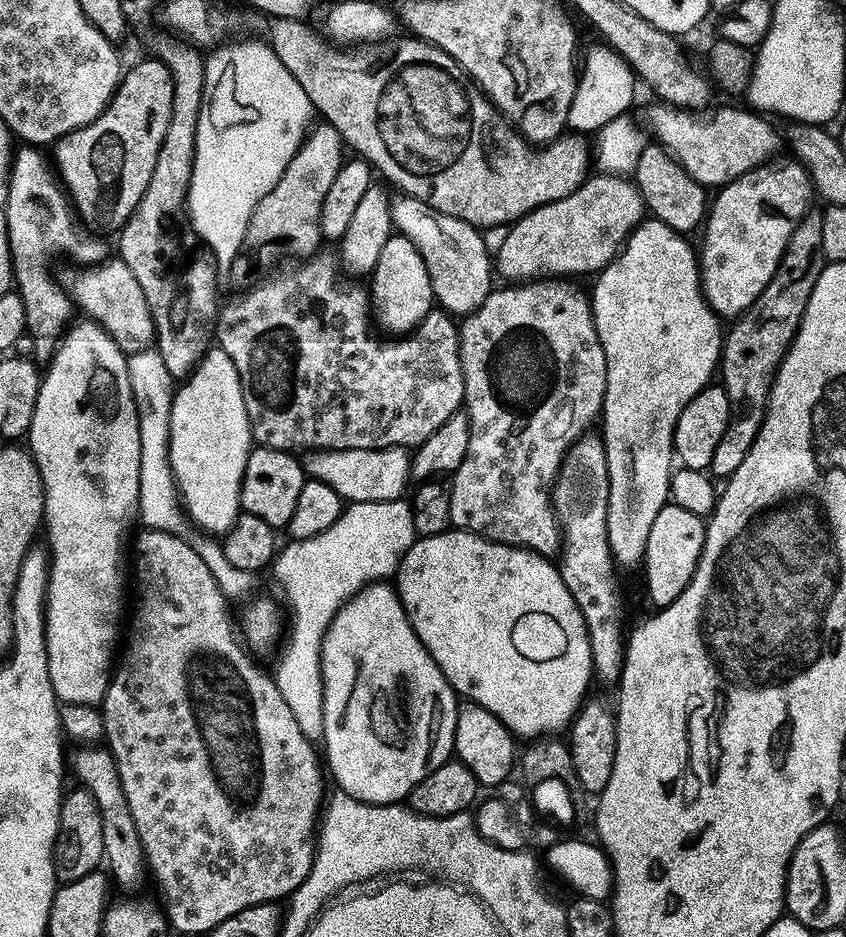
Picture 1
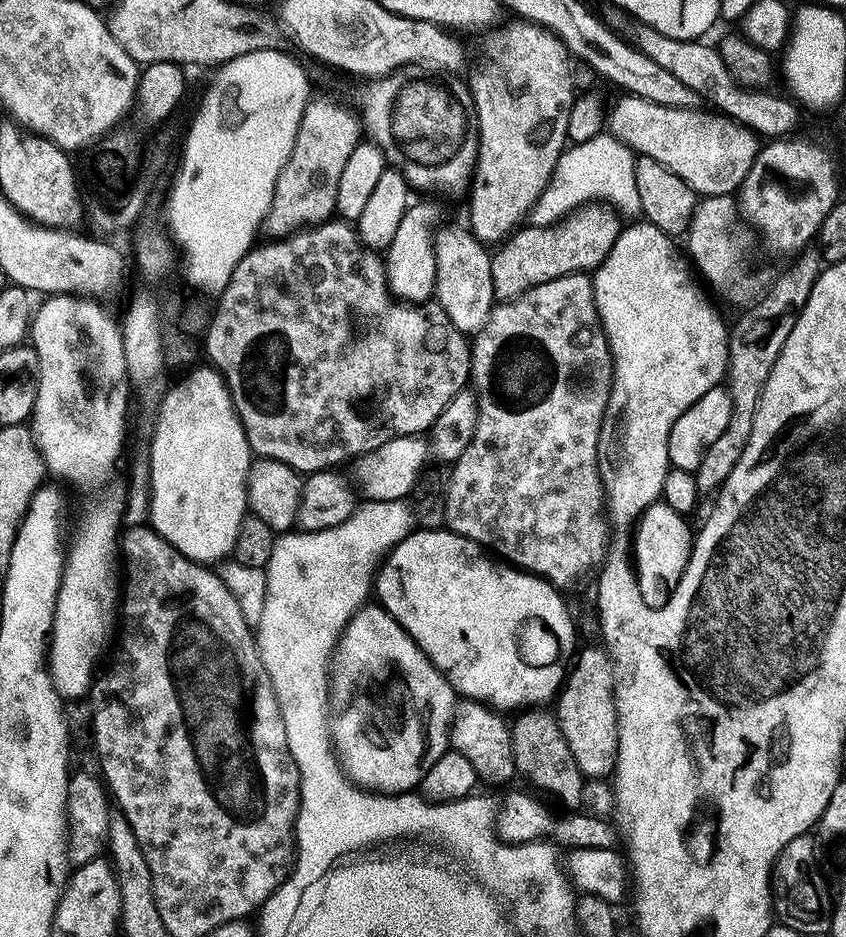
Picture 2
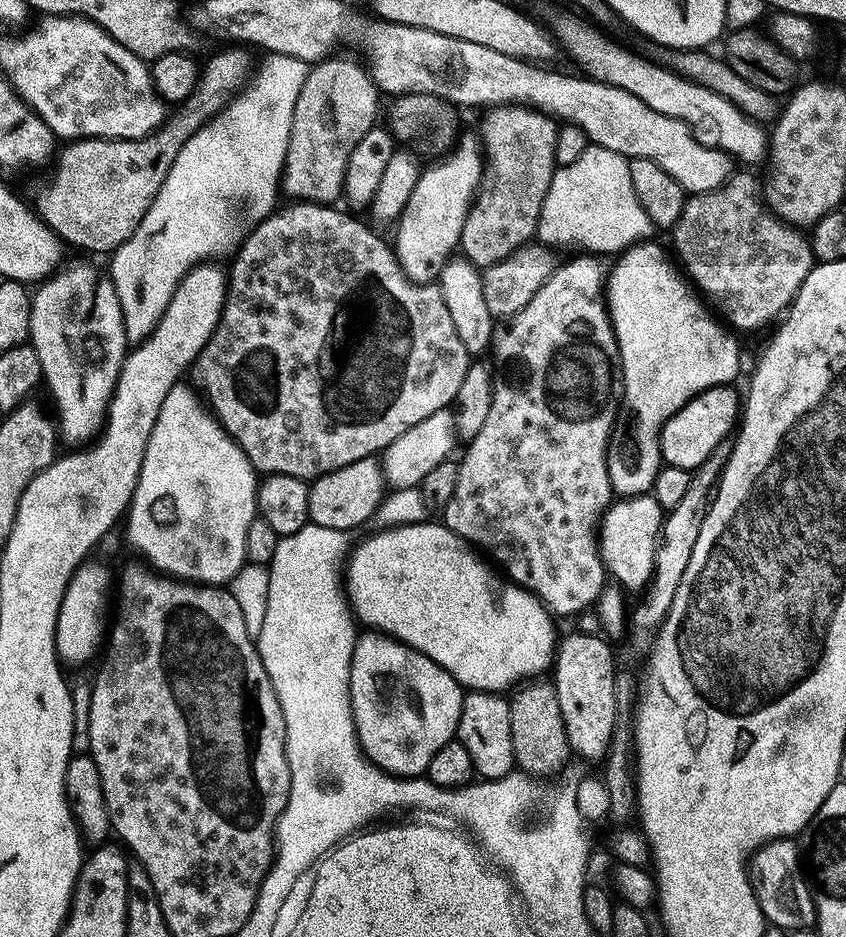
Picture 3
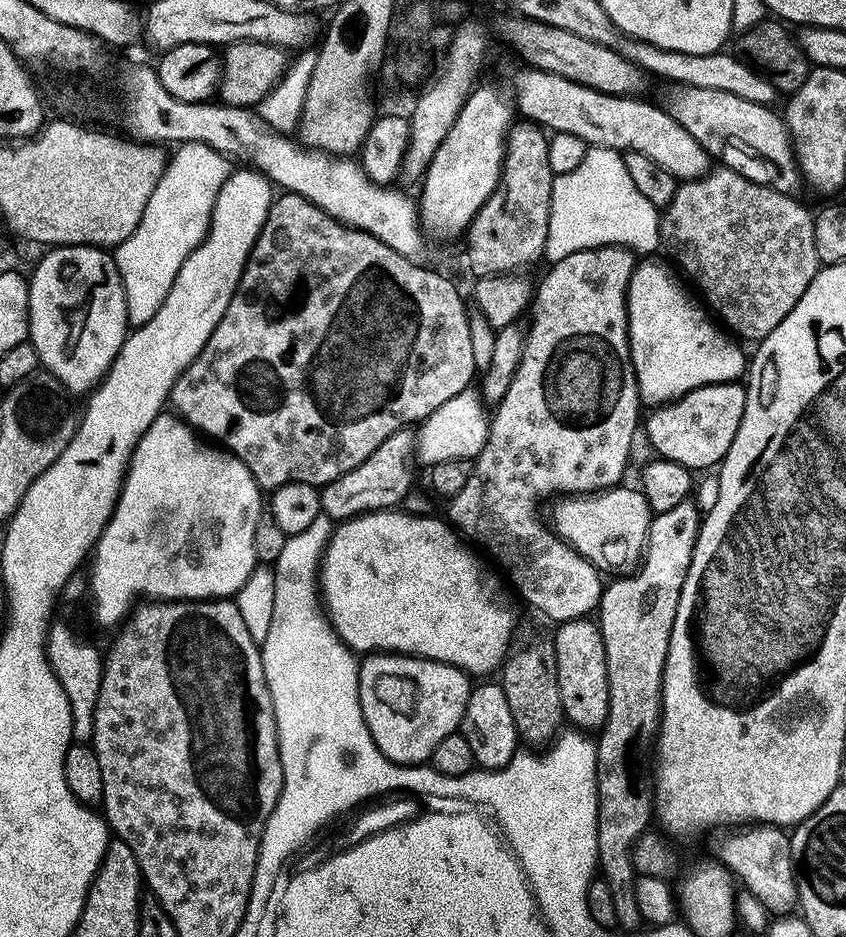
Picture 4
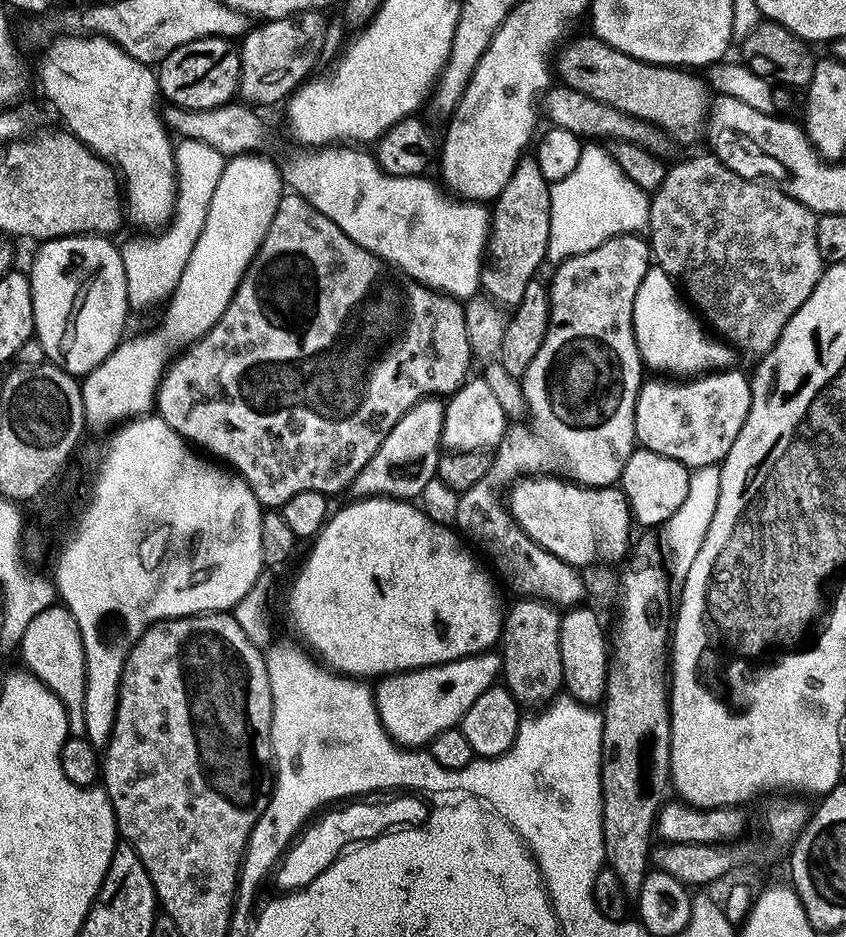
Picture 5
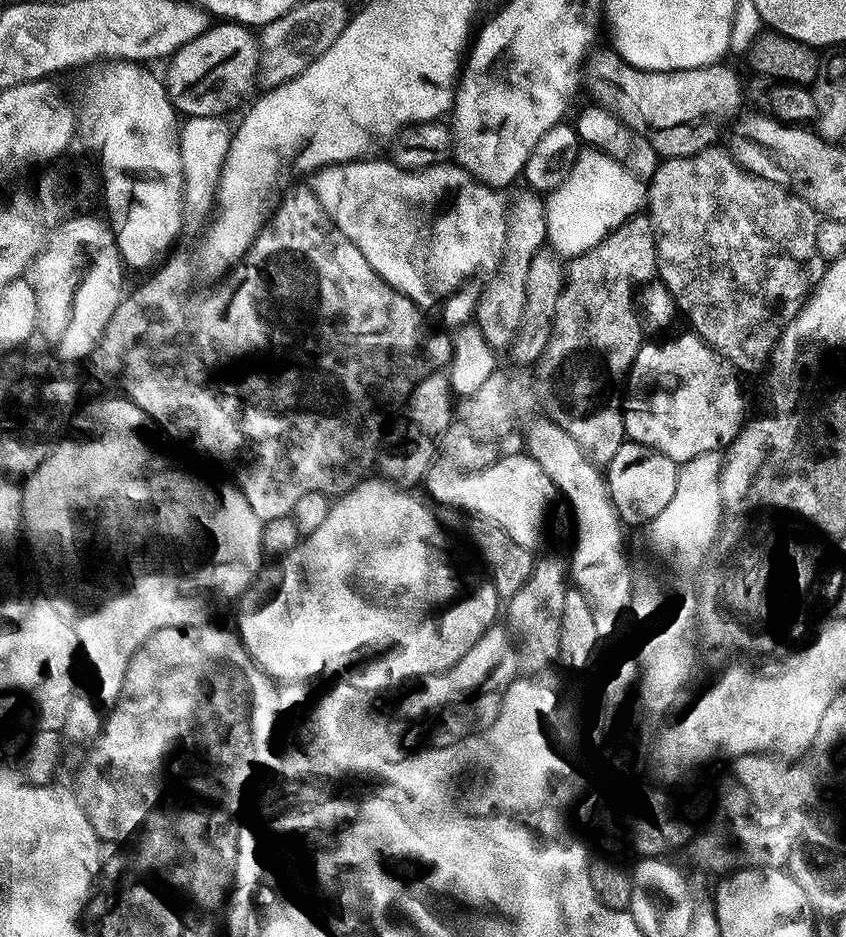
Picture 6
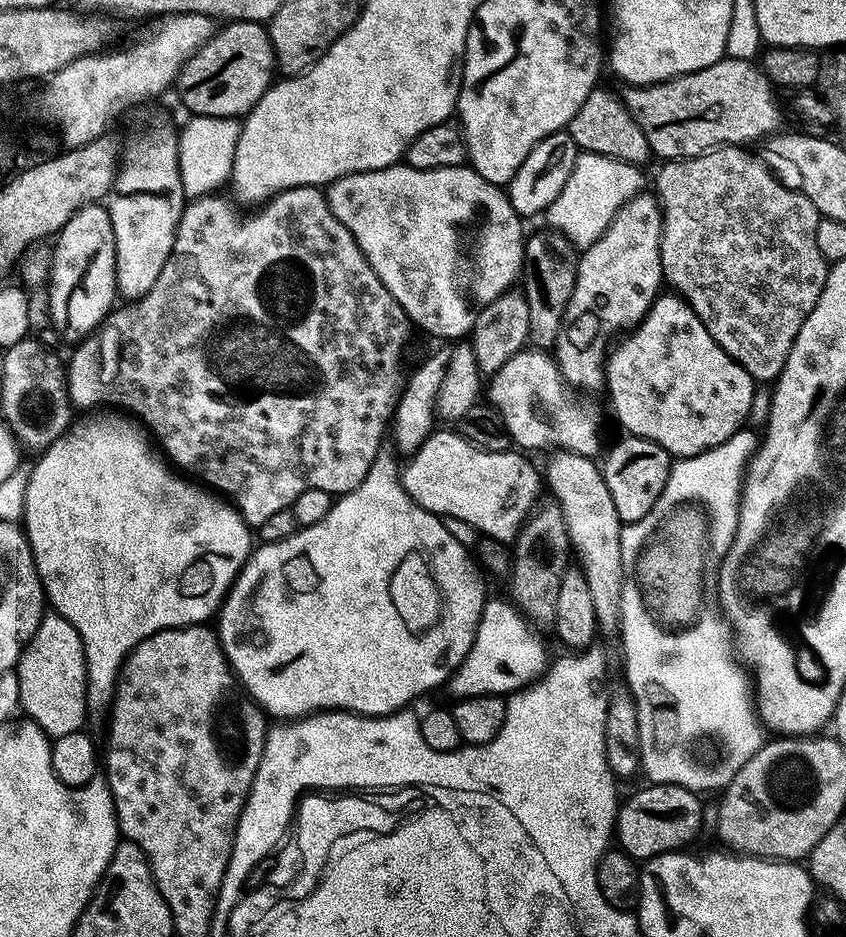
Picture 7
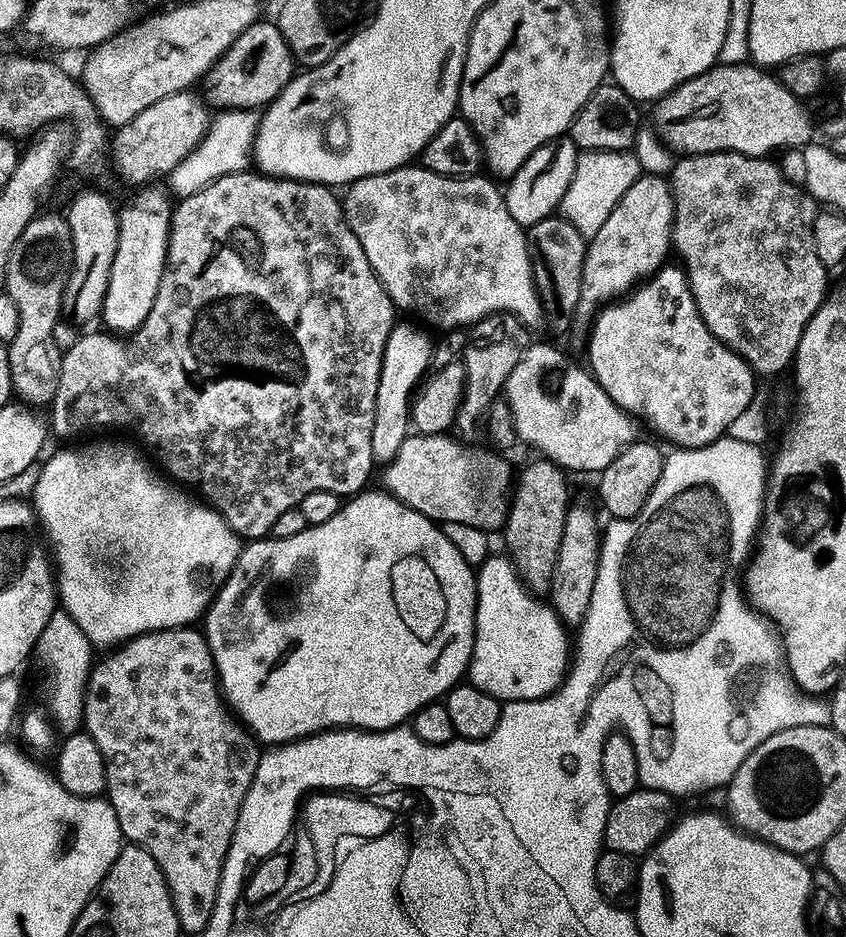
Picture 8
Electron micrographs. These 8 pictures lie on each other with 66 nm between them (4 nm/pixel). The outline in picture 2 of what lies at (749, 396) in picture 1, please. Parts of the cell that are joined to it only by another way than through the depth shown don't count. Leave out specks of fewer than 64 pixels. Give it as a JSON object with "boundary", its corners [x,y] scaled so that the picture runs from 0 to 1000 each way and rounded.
{"boundary":[[[952,264],[937,277],[941,279],[914,303],[913,316],[901,317],[870,347],[864,347],[858,398],[858,413],[865,422],[863,455],[853,459],[849,472],[835,480],[830,493],[823,499],[820,507],[827,527],[850,525],[858,510],[863,510],[863,502],[872,497],[872,489],[877,489],[877,480],[882,480],[882,472],[887,472],[887,459],[891,459],[891,442],[898,432],[905,403],[910,403],[910,395],[915,395],[915,386],[920,386],[920,378],[924,378],[924,369],[929,369],[929,361],[934,361],[934,352],[939,352],[939,344],[953,327],[960,306],[972,289],[968,264]]]}

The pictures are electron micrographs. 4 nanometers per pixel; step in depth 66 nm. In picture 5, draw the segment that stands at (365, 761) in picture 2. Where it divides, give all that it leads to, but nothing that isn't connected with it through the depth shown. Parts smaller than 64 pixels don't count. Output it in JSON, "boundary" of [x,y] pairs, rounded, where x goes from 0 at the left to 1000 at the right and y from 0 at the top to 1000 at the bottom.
{"boundary":[[[582,694],[526,709],[511,709],[507,713],[492,713],[488,717],[466,717],[443,727],[444,761],[469,794],[492,800],[509,795],[522,779],[540,776],[551,758],[560,753],[560,745],[583,733],[592,717],[592,701]]]}

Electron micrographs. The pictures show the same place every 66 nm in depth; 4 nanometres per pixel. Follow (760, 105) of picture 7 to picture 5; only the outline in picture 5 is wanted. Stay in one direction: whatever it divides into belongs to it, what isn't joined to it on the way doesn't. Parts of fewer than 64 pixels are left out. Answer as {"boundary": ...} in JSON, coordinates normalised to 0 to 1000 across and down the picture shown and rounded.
{"boundary":[[[702,36],[694,37],[673,42],[656,57],[655,77],[665,93],[683,96],[683,100],[693,100],[693,105],[702,105],[726,117],[761,128],[804,154],[813,154],[826,145],[829,148],[839,114],[839,95],[829,82],[826,85],[818,78],[822,76],[765,68],[712,45]]]}

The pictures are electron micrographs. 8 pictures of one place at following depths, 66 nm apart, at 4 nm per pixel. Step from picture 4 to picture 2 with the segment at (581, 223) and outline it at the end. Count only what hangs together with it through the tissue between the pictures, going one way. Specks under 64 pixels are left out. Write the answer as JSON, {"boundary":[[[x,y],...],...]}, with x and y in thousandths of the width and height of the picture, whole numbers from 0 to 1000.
{"boundary":[[[710,143],[687,154],[676,154],[675,156],[668,157],[667,163],[660,169],[657,179],[652,184],[652,189],[645,199],[645,203],[641,203],[636,216],[629,221],[626,227],[628,238],[635,242],[657,239],[662,235],[665,235],[680,222],[687,222],[689,218],[701,216],[713,216],[715,219],[722,220],[734,227],[755,227],[754,199],[749,199],[751,176],[752,166],[747,159],[722,143]]]}

